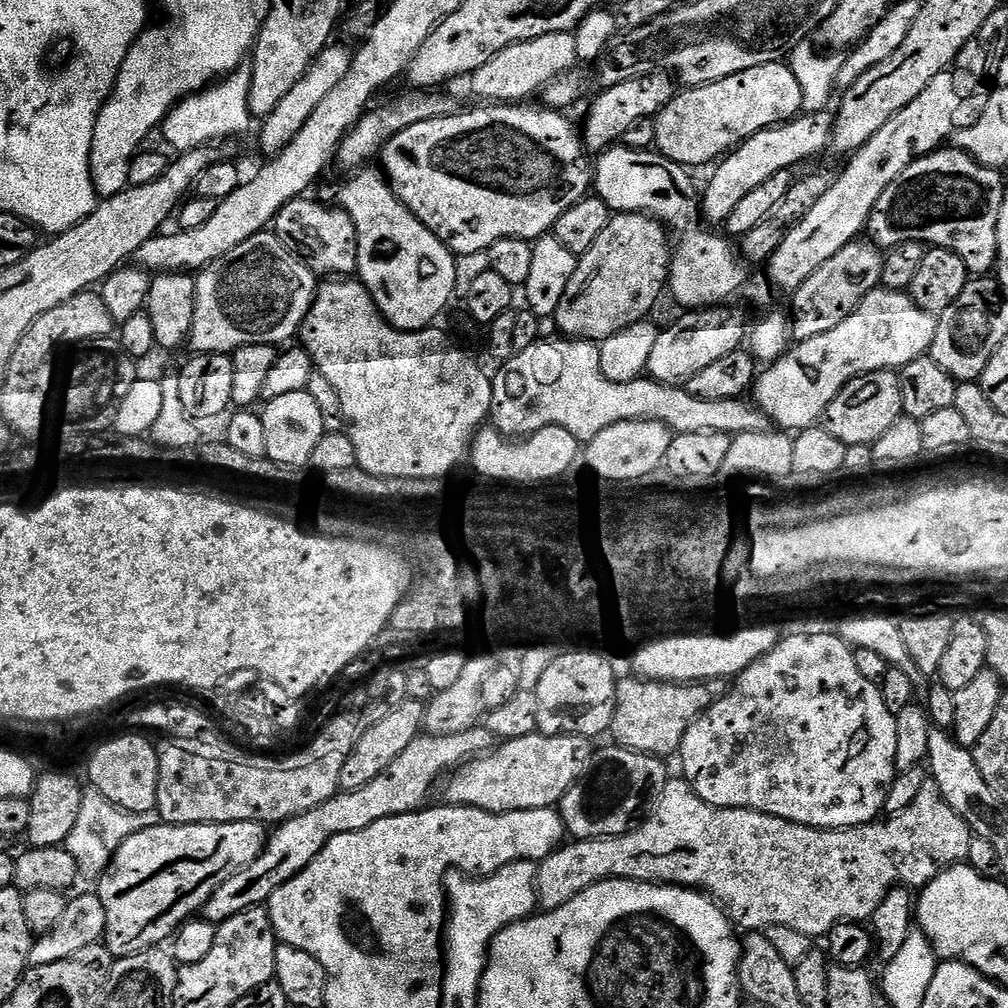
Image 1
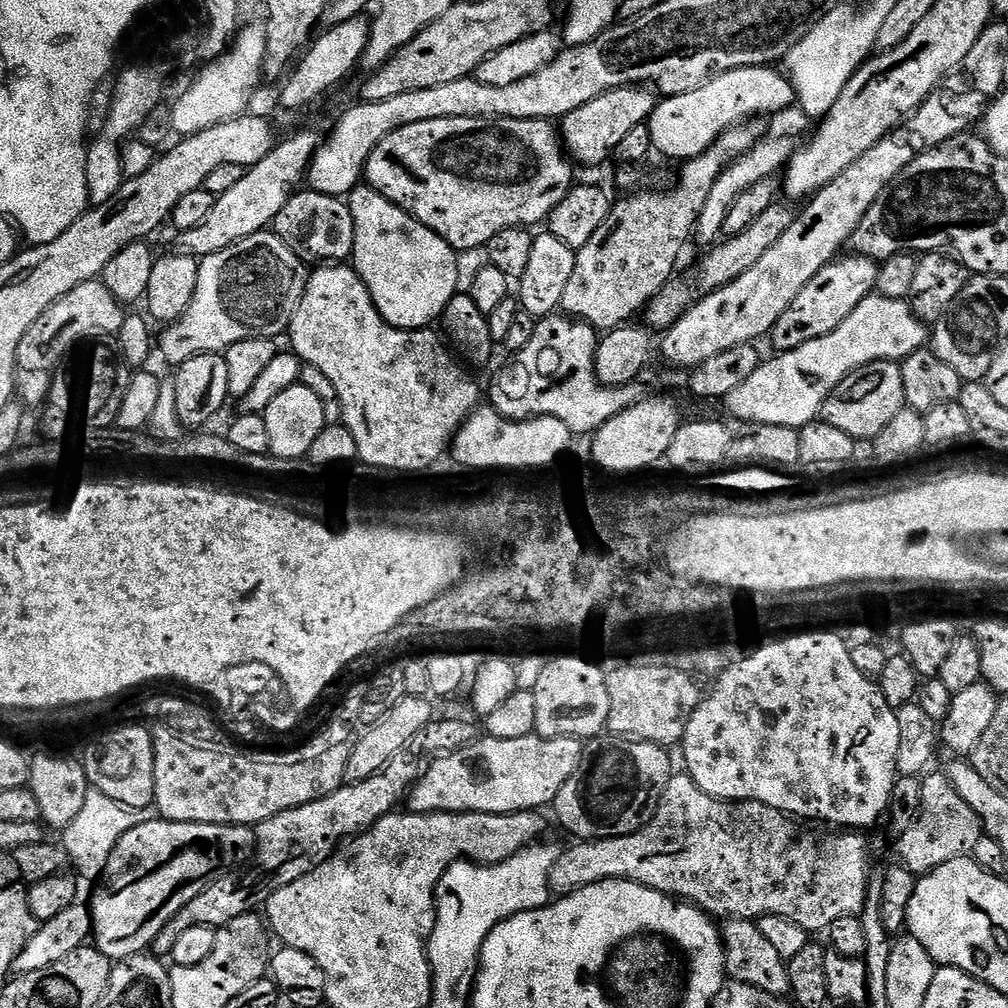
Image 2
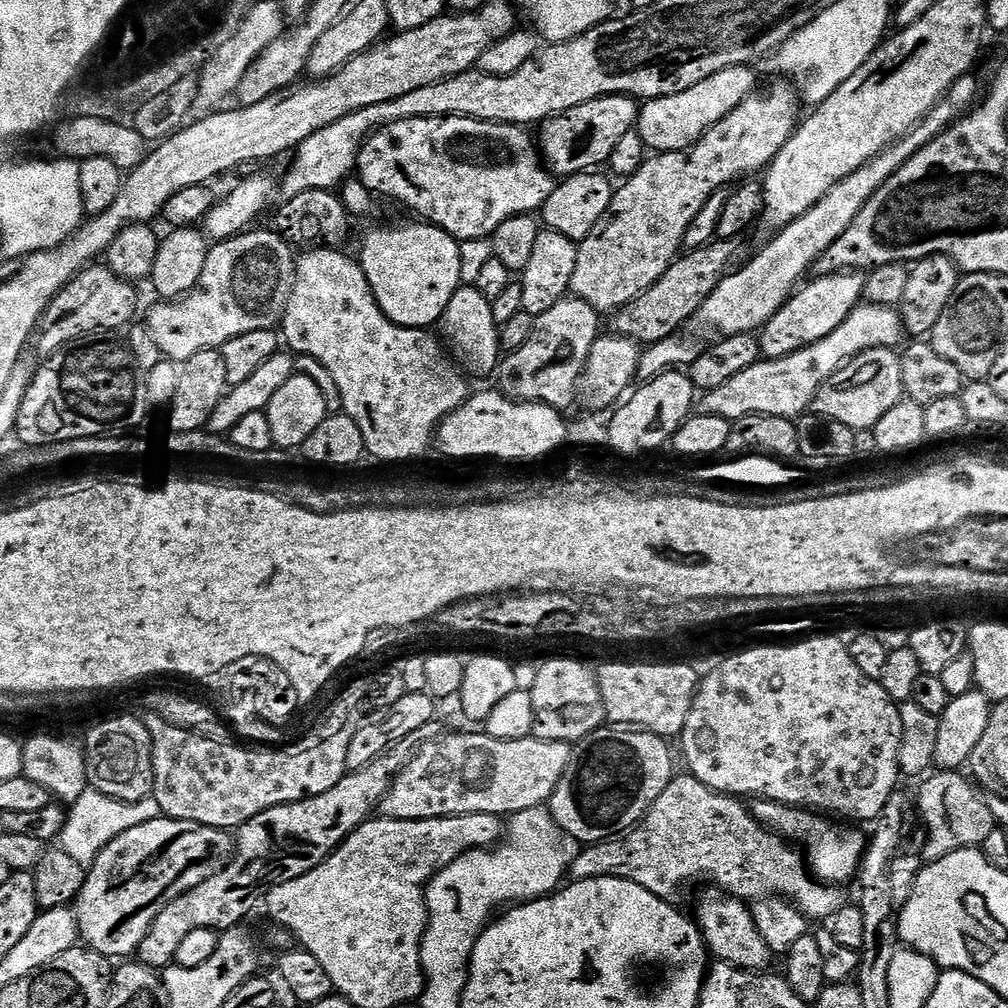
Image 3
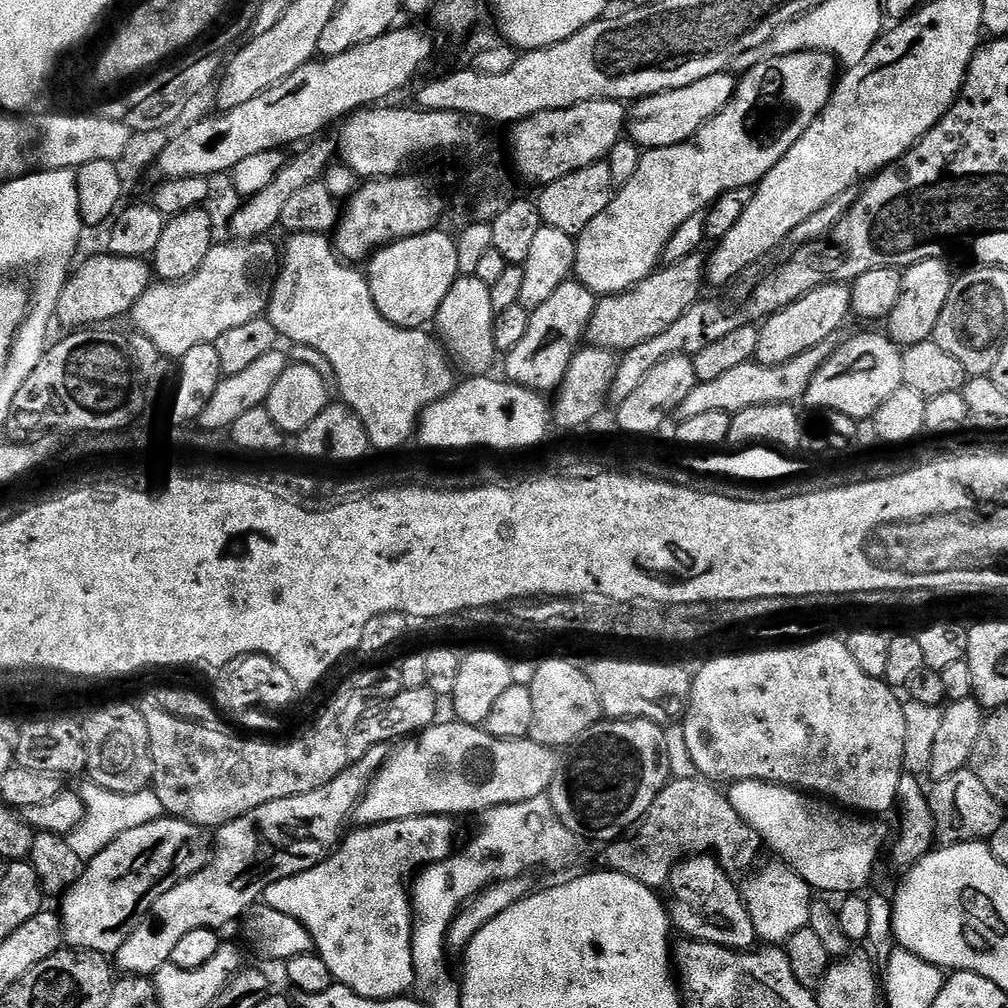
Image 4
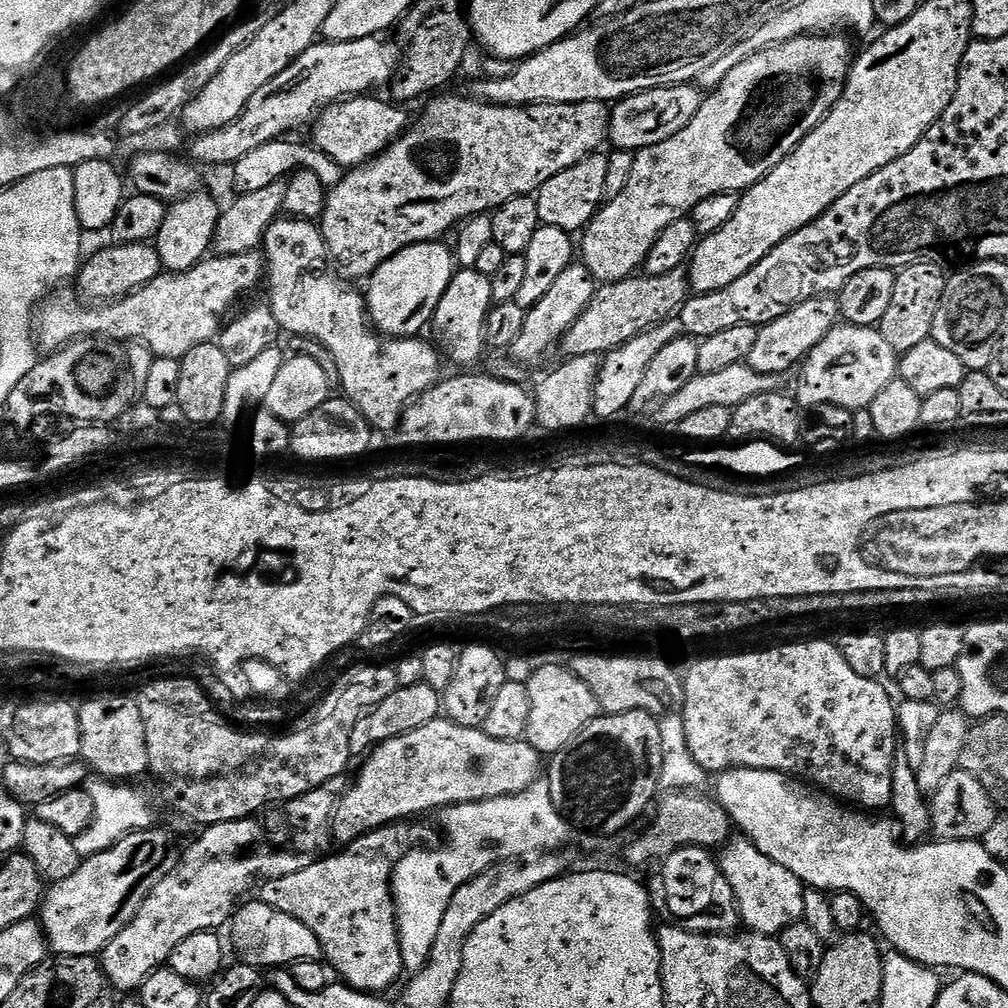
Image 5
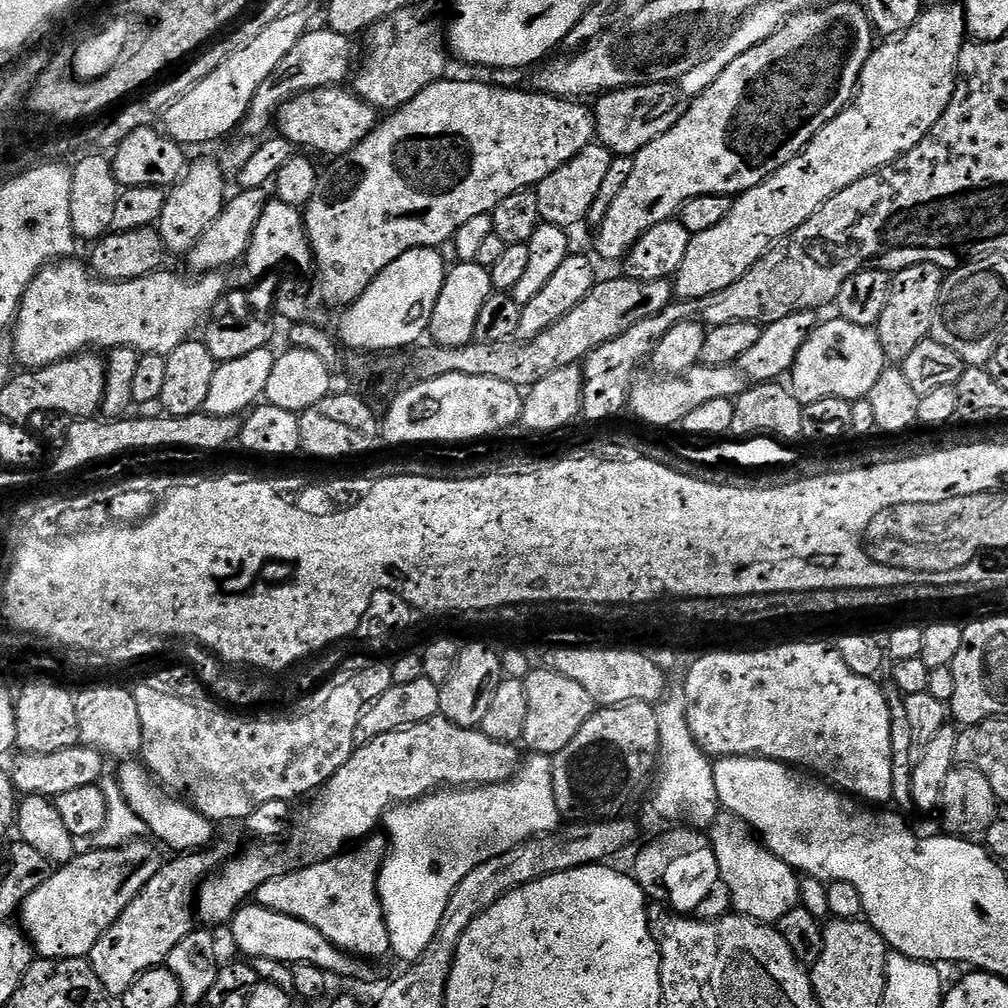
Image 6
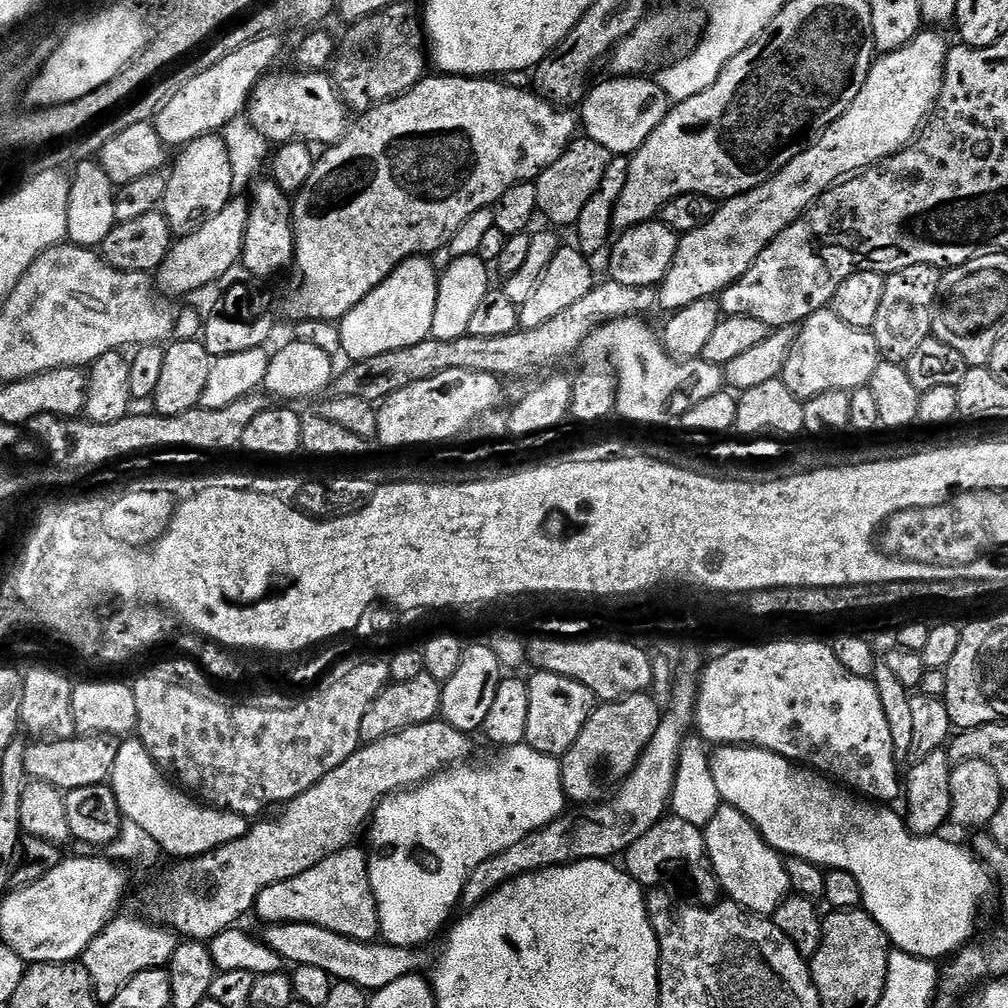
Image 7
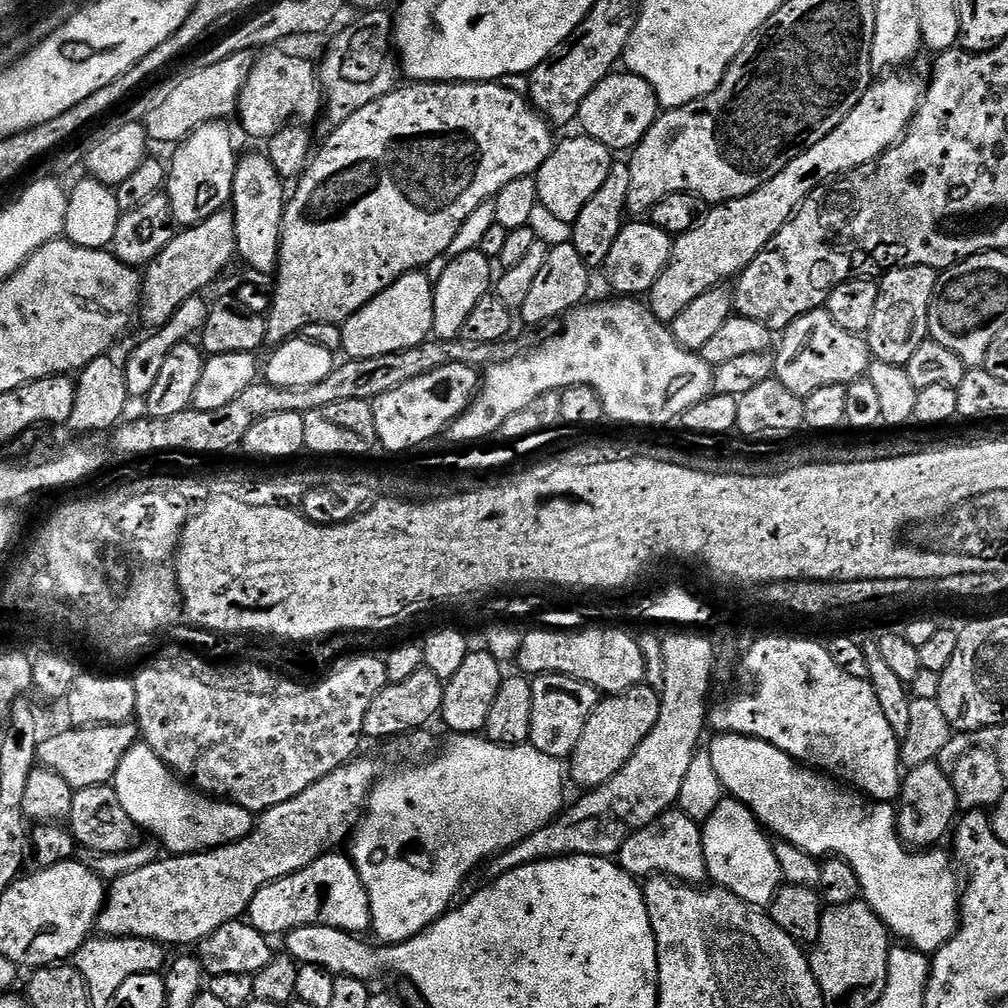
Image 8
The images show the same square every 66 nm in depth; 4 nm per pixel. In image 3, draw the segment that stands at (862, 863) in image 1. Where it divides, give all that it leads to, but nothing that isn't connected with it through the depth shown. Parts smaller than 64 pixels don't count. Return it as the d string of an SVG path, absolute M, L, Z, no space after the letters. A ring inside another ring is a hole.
M936 770L923 781L925 784L920 788L920 800L918 796L918 812L920 808L921 814L924 815L924 824L929 828L928 841L924 844L924 852L922 851L925 861L941 860L946 858L946 854L954 854L963 848L980 848L998 826L981 789L967 775L964 777L964 774L960 770ZM680 774L673 775L670 786L666 786L666 790L662 790L662 794L654 802L654 806L650 811L644 815L644 819L627 834L614 836L611 840L602 840L599 844L589 844L581 847L578 858L574 858L574 862L570 869L571 879L573 881L593 880L599 876L613 876L614 878L622 878L623 880L632 880L638 886L650 890L650 894L654 894L658 898L662 898L669 902L679 901L680 891L682 891L691 880L708 880L704 882L711 882L715 887L719 888L721 892L726 892L729 896L733 896L734 898L738 898L745 902L755 902L766 896L783 896L785 900L791 900L798 911L804 916L807 916L809 921L812 922L831 921L832 916L838 914L838 910L844 908L846 903L846 897L844 897L845 889L834 884L825 884L817 880L816 877L812 875L805 857L801 855L801 853L799 856L799 854L795 852L797 849L793 847L789 841L785 840L784 837L776 835L771 828L761 824L749 809L747 812L747 810L740 805L743 803L741 803L737 797L726 796L723 792L715 792L714 789L706 787L702 782L698 782L698 778L694 778L691 774L683 775L684 776L680 776Z

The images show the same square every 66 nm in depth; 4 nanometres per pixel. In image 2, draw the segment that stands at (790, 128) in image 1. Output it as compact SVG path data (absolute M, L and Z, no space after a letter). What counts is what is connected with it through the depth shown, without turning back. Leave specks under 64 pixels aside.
M765 135L746 154L742 154L733 164L725 168L724 173L710 186L710 194L700 211L700 217L696 220L694 229L695 243L711 246L721 239L726 213L730 206L734 206L734 201L738 199L738 194L743 194L750 186L755 186L757 182L762 182L762 178L770 178L777 175L787 165L792 153L798 147L797 141L792 141L788 136Z

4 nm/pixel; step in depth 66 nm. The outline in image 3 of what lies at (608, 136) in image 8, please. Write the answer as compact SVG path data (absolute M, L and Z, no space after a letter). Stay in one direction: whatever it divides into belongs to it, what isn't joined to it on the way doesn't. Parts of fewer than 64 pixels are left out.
M739 64L718 70L718 74L710 74L710 78L698 82L698 86L690 86L690 90L643 101L638 108L635 131L639 132L653 153L687 152L715 124L722 122L722 118L726 118L726 114L730 114L734 106L738 106L751 92L756 91L758 81L754 69L755 67Z

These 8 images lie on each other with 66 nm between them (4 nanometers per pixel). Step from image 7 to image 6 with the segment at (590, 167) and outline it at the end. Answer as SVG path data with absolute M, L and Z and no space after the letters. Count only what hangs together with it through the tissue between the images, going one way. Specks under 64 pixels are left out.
M599 142L587 144L585 148L578 150L578 154L574 154L574 158L570 158L564 166L558 166L554 174L536 185L534 191L538 198L541 221L556 224L565 230L572 230L575 224L583 225L587 221L590 206L594 206L594 198L598 198L598 189L610 170L613 155L609 148Z

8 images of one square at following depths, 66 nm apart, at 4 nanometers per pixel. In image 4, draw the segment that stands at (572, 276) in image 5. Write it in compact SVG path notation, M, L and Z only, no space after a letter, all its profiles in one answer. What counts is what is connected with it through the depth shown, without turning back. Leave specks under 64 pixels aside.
M575 278L562 282L562 286L554 290L554 295L547 302L531 309L530 327L526 329L522 342L518 342L518 346L514 346L514 350L503 357L503 375L511 383L521 384L523 388L530 388L541 394L548 394L559 388L566 378L566 370L574 354L582 347L597 299L595 292Z

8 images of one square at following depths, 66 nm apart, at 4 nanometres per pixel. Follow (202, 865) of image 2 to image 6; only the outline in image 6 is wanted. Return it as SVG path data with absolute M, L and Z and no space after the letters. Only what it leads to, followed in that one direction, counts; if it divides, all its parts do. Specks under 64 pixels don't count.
M135 839L121 847L104 846L99 849L101 852L77 855L41 882L18 913L19 927L32 943L37 957L46 960L87 957L94 942L114 926L126 906L144 889L144 884L166 863L165 853L148 841Z

